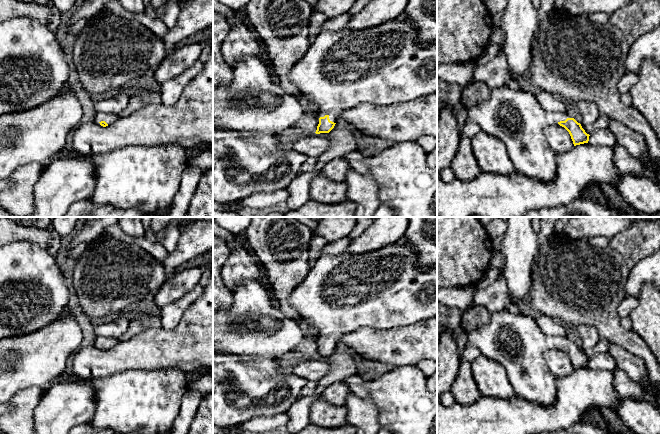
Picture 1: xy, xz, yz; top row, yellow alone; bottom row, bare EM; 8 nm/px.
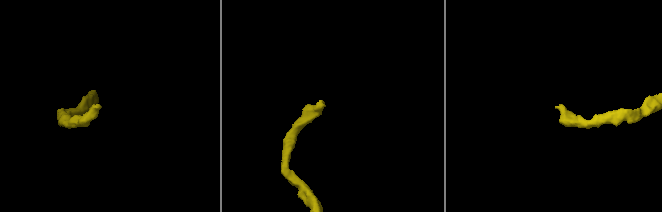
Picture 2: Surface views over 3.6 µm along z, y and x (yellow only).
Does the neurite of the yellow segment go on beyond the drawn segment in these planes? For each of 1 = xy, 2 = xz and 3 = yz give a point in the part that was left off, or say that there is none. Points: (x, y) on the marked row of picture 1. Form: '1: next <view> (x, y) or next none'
1: next xy (109, 118)
2: next xz (384, 64)
3: next yz (515, 117)

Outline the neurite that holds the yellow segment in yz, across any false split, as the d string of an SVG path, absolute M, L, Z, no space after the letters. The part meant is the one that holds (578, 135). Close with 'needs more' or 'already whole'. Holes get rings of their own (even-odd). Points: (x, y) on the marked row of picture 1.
M508 85L491 89L490 97L468 109L469 119L478 124L481 131L491 135L506 146L507 154L519 173L542 182L551 182L556 178L556 156L544 135L544 129L555 124L564 127L570 134L574 146L588 143L589 134L574 118L569 118L566 112L548 112L542 108L535 95L530 92L514 90Z; needs more

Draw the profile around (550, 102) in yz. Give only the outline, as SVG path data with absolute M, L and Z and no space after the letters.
M538 90L535 97L542 108L548 112L566 112L564 100L550 92Z

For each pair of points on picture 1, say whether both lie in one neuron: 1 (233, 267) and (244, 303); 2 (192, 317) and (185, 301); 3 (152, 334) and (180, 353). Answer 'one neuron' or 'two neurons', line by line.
1: two neurons
2: two neurons
3: one neuron

